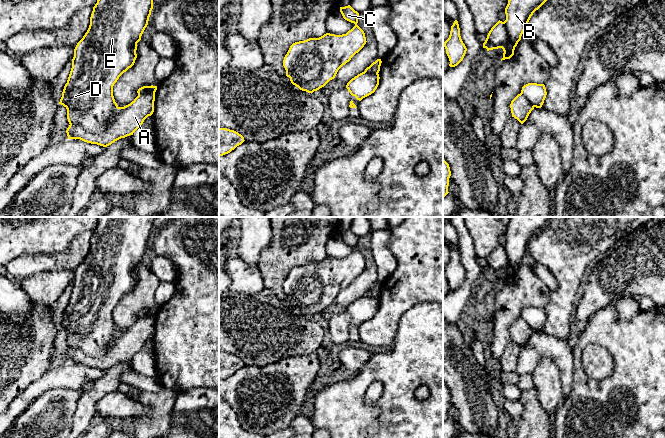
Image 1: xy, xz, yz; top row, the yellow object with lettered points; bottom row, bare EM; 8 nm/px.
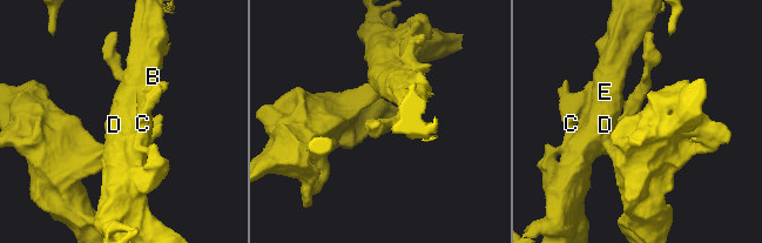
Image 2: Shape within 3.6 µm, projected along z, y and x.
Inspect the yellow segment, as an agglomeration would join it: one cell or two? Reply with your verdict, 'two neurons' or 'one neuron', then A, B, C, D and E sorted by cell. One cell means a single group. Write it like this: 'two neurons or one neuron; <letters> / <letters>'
two neurons; A / B C D E

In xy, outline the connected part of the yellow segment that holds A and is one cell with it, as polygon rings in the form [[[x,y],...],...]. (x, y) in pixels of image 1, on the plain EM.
[[[154,317],[138,319],[130,328],[117,333],[103,357],[94,358],[78,348],[71,348],[66,354],[68,363],[80,363],[107,371],[121,362],[133,359],[144,344],[153,338],[154,325]]]

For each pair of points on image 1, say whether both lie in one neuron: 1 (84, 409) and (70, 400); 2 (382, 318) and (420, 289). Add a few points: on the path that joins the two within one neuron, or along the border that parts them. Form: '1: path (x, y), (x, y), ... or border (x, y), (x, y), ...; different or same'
1: border (82, 393), (77, 403), (71, 427); different
2: path (391, 309), (411, 289); same

